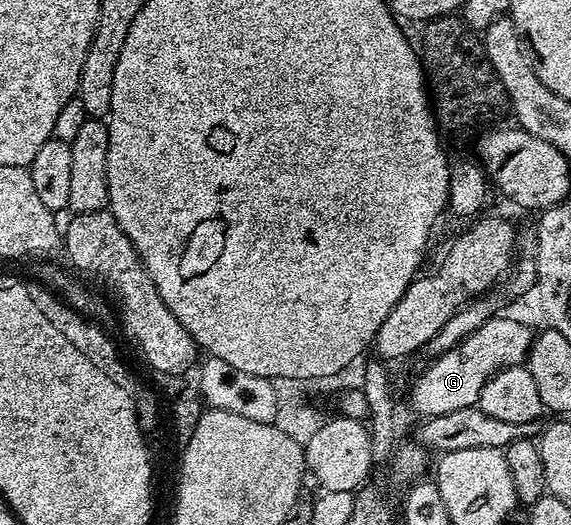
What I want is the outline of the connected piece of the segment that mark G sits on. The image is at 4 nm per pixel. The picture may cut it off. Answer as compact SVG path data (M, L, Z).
M495 315L472 335L446 353L437 354L434 361L414 381L410 389L410 405L423 418L448 415L448 411L460 411L460 407L477 405L478 396L490 377L502 369L522 365L527 360L532 344L532 332L522 321L514 317Z

